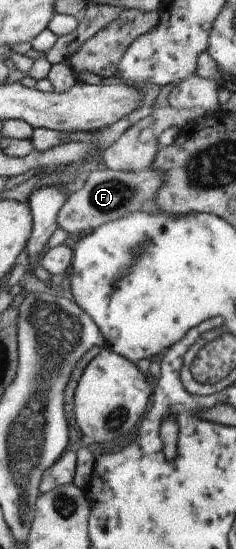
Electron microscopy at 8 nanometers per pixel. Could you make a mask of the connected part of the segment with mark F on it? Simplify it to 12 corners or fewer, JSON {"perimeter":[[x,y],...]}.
{"perimeter":[[97,170],[65,198],[67,233],[152,206],[165,174]]}

